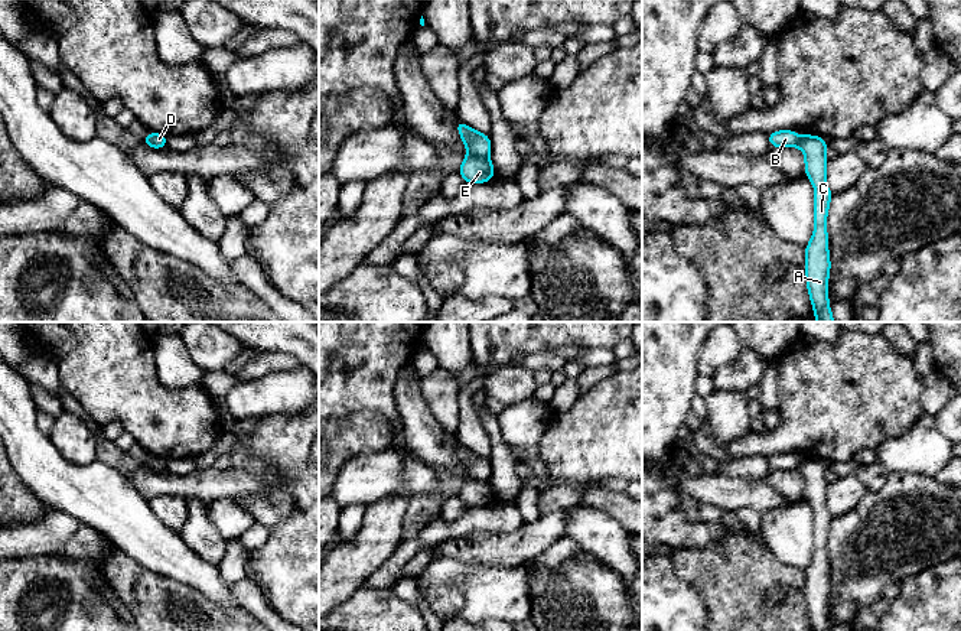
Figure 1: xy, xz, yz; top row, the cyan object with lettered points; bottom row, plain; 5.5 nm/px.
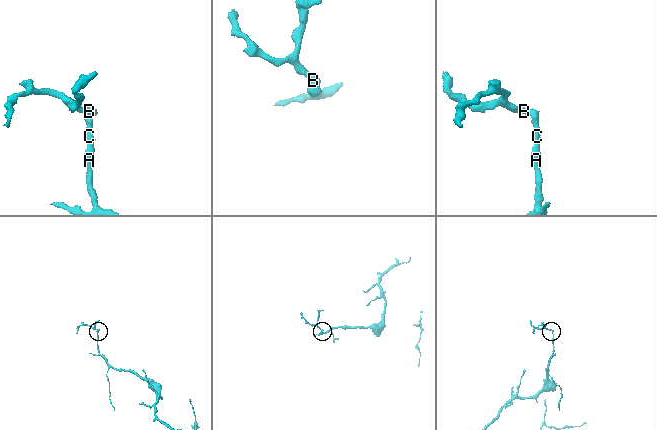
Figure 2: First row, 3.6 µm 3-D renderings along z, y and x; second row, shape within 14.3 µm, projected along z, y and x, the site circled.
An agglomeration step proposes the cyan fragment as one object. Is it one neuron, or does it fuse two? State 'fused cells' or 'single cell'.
fused cells

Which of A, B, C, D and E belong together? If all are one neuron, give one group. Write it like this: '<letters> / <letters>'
A C E / B D

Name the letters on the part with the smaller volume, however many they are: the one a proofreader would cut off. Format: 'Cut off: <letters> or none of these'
Cut off: B, D

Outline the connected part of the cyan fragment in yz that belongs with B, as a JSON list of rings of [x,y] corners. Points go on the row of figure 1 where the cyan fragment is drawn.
[[[794,130],[768,133],[768,140],[772,147],[794,147],[799,144],[799,139]]]

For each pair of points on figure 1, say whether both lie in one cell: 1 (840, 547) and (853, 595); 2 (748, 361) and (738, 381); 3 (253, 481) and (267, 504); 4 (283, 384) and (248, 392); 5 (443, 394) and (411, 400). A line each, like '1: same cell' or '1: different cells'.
1: same cell
2: same cell
3: different cells
4: same cell
5: different cells

